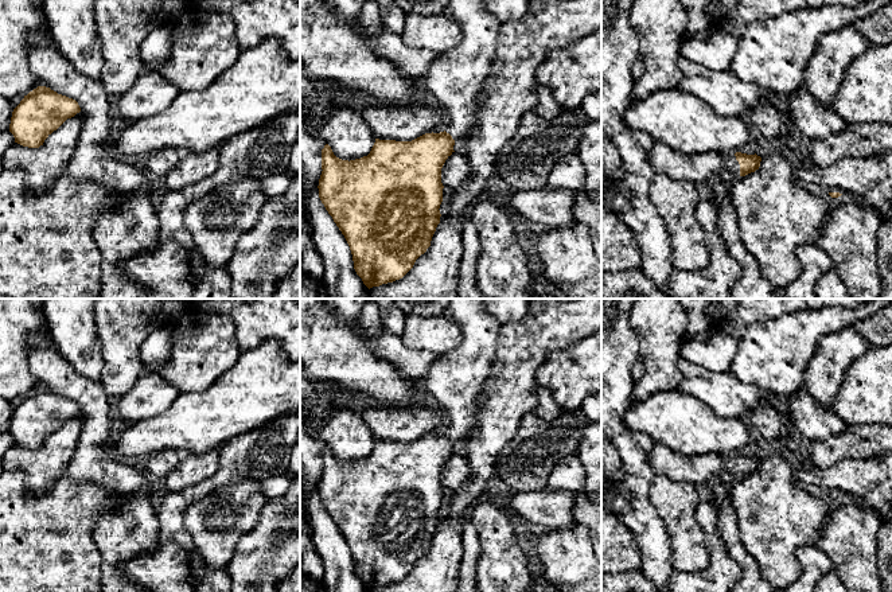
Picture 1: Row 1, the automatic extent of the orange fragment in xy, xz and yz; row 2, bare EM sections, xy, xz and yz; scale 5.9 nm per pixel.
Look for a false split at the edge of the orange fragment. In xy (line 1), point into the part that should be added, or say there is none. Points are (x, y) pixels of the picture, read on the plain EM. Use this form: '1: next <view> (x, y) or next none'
1: next none

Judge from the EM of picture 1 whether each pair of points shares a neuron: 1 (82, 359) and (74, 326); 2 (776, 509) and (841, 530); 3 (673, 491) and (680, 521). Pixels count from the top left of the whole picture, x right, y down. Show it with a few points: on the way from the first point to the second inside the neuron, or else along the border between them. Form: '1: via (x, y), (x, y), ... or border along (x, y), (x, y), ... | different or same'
1: via (82, 351), (74, 334) | same
2: border along (834, 501), (828, 521), (814, 544) | different
3: via (673, 498), (678, 514) | same

